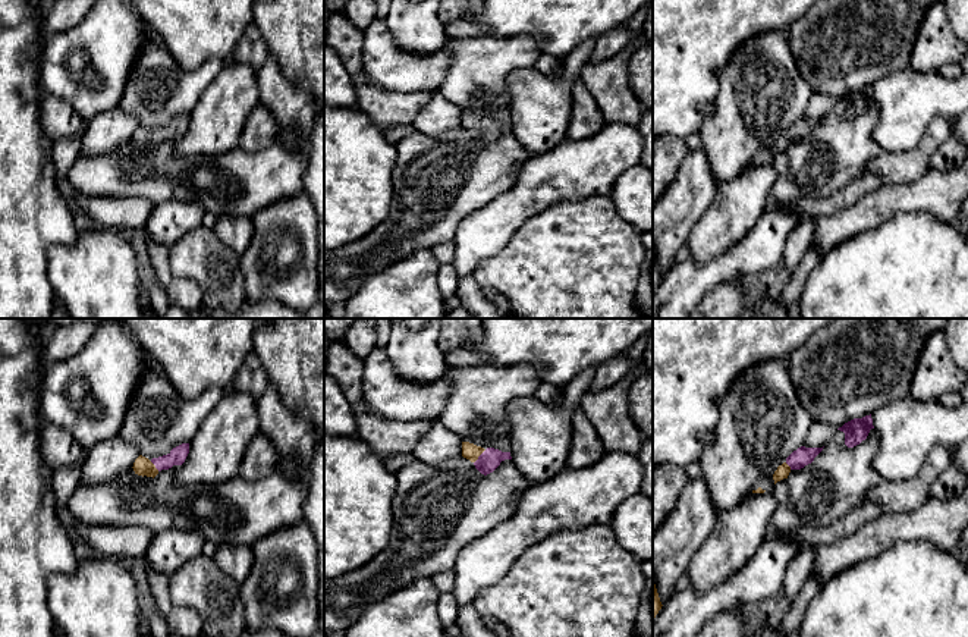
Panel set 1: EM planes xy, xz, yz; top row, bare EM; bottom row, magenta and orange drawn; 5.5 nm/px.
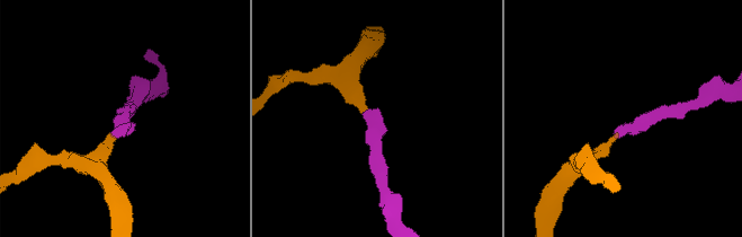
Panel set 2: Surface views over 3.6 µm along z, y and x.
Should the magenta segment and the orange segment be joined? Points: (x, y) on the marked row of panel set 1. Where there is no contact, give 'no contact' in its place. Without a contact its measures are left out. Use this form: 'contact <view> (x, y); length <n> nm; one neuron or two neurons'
contact xz (478, 457); length 100 nm; one neuron

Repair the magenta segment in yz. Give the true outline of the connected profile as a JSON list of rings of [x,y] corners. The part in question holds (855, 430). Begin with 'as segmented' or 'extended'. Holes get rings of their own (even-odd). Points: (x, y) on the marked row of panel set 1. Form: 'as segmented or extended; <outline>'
as segmented; [[[871,414],[862,418],[854,418],[837,430],[845,433],[845,445],[854,448],[867,439],[870,430],[874,429]]]

